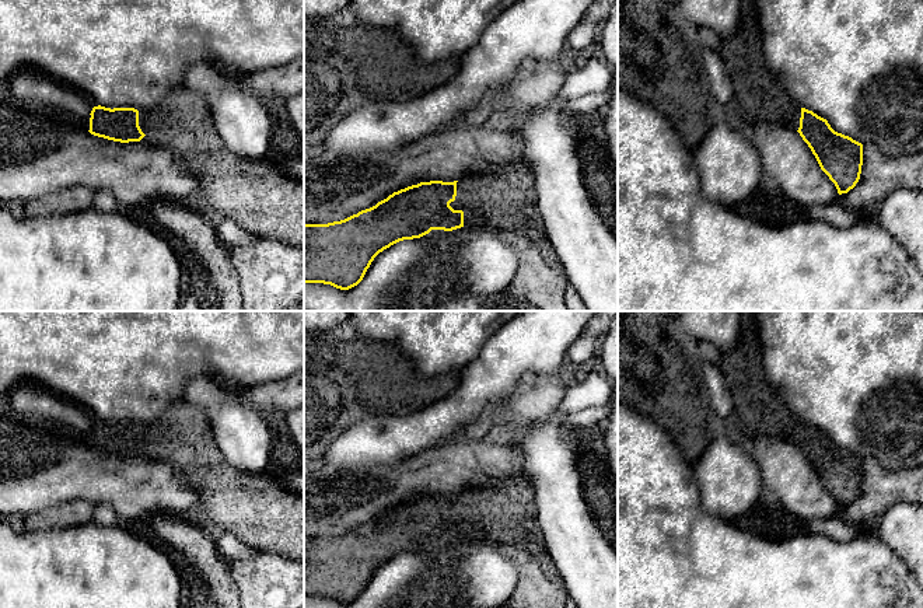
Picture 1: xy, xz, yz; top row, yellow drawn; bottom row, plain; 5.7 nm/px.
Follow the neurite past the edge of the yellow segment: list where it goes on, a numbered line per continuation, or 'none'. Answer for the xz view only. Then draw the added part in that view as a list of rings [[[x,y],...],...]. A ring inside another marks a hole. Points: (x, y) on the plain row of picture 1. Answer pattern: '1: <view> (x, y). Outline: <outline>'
1: xz (504, 512). Outline: [[[525,478],[504,479],[458,493],[457,510],[450,520],[464,525],[464,541],[486,539],[524,548],[552,581],[559,580],[538,523],[534,489]]]

